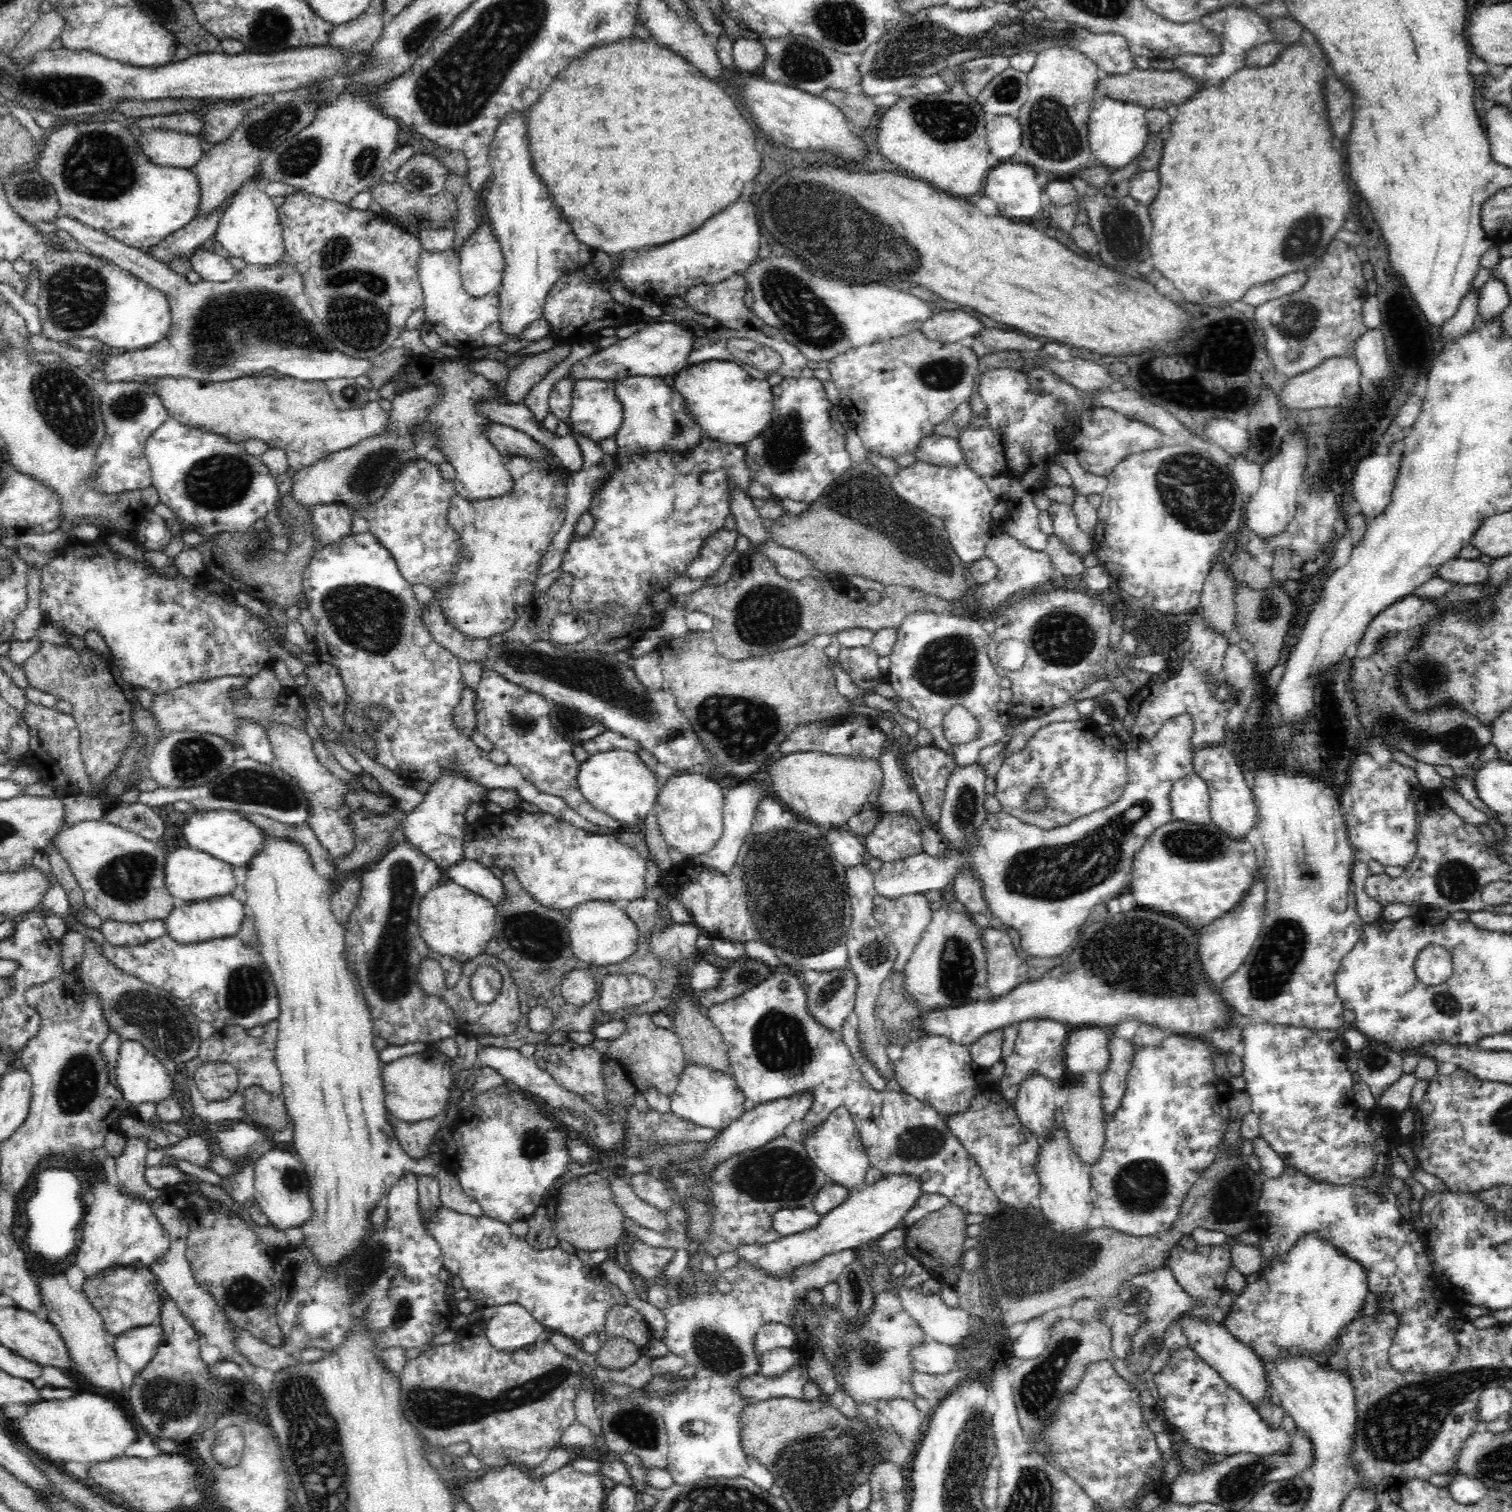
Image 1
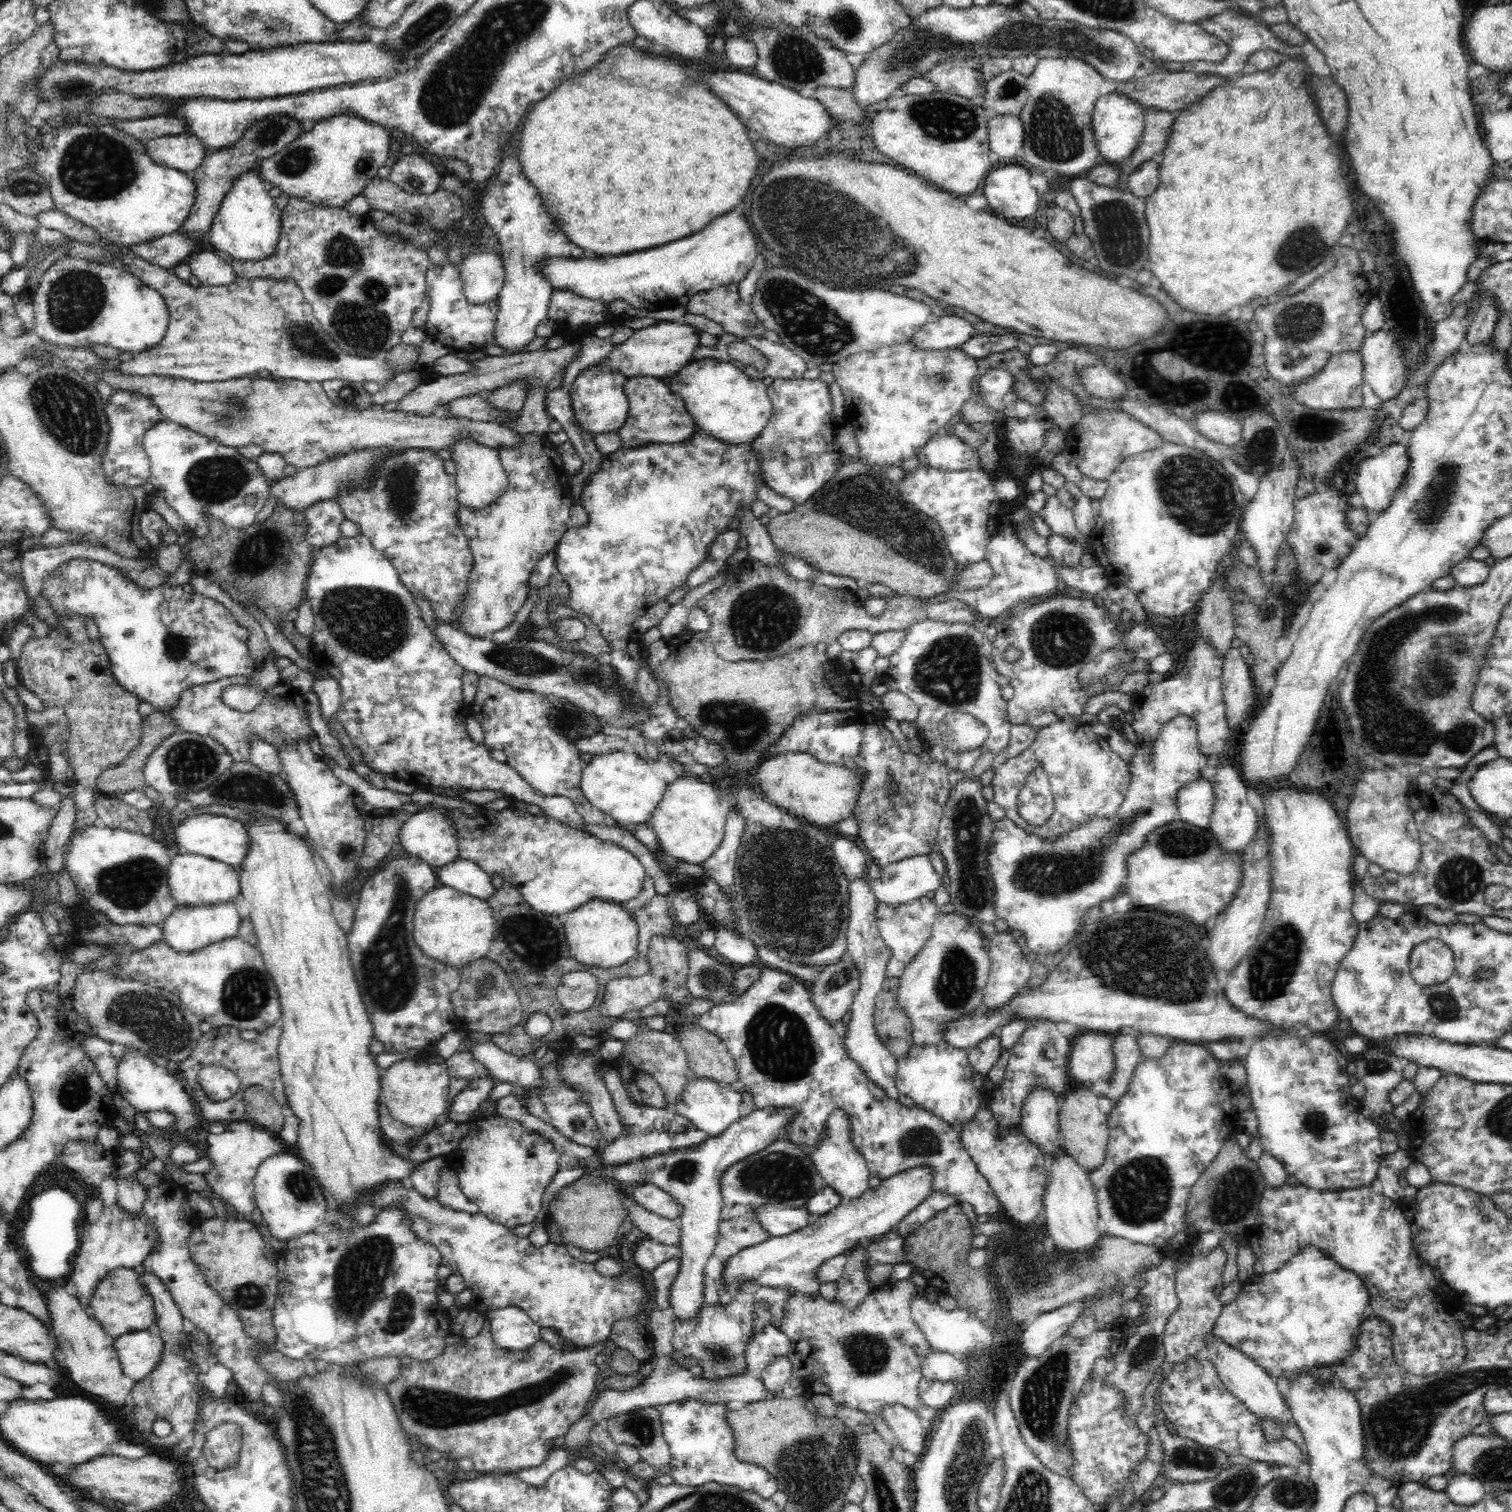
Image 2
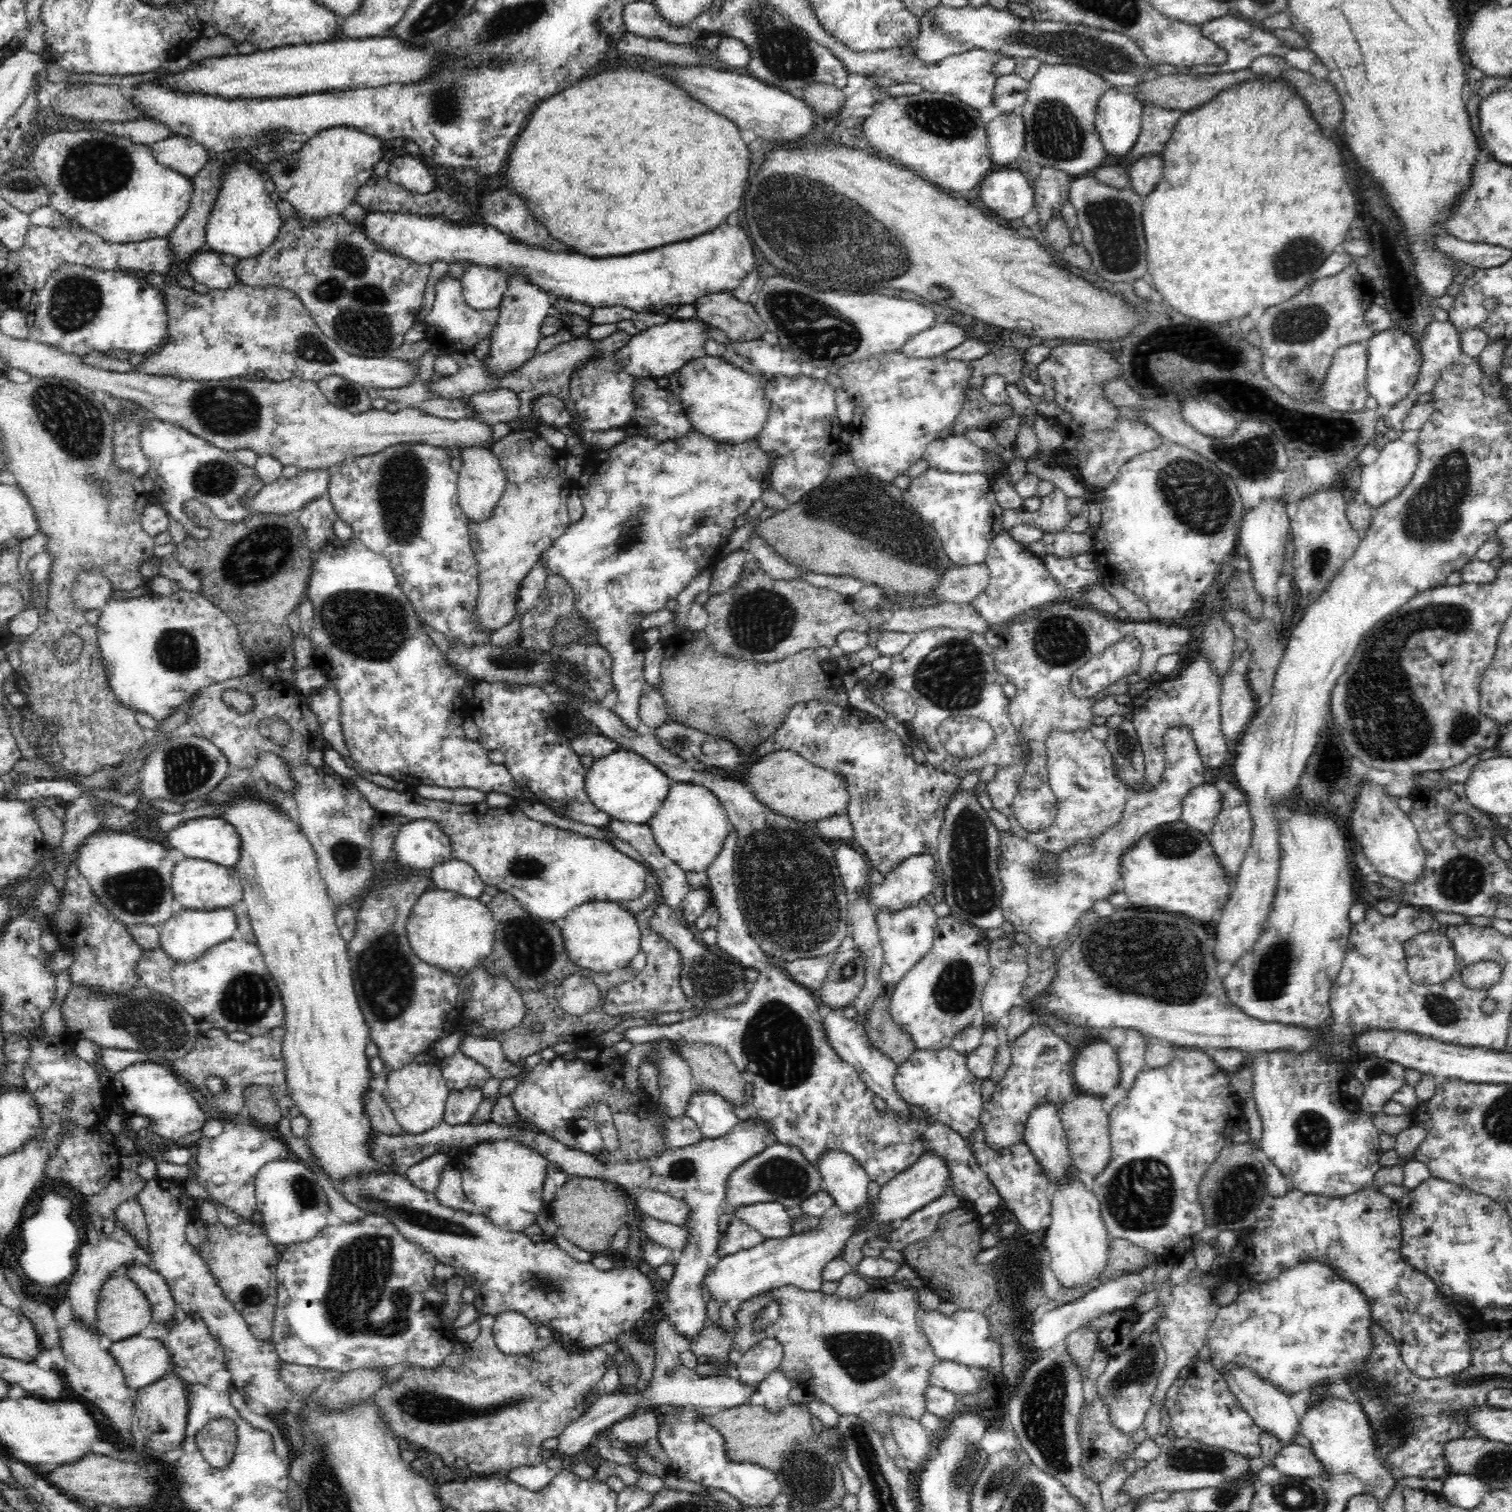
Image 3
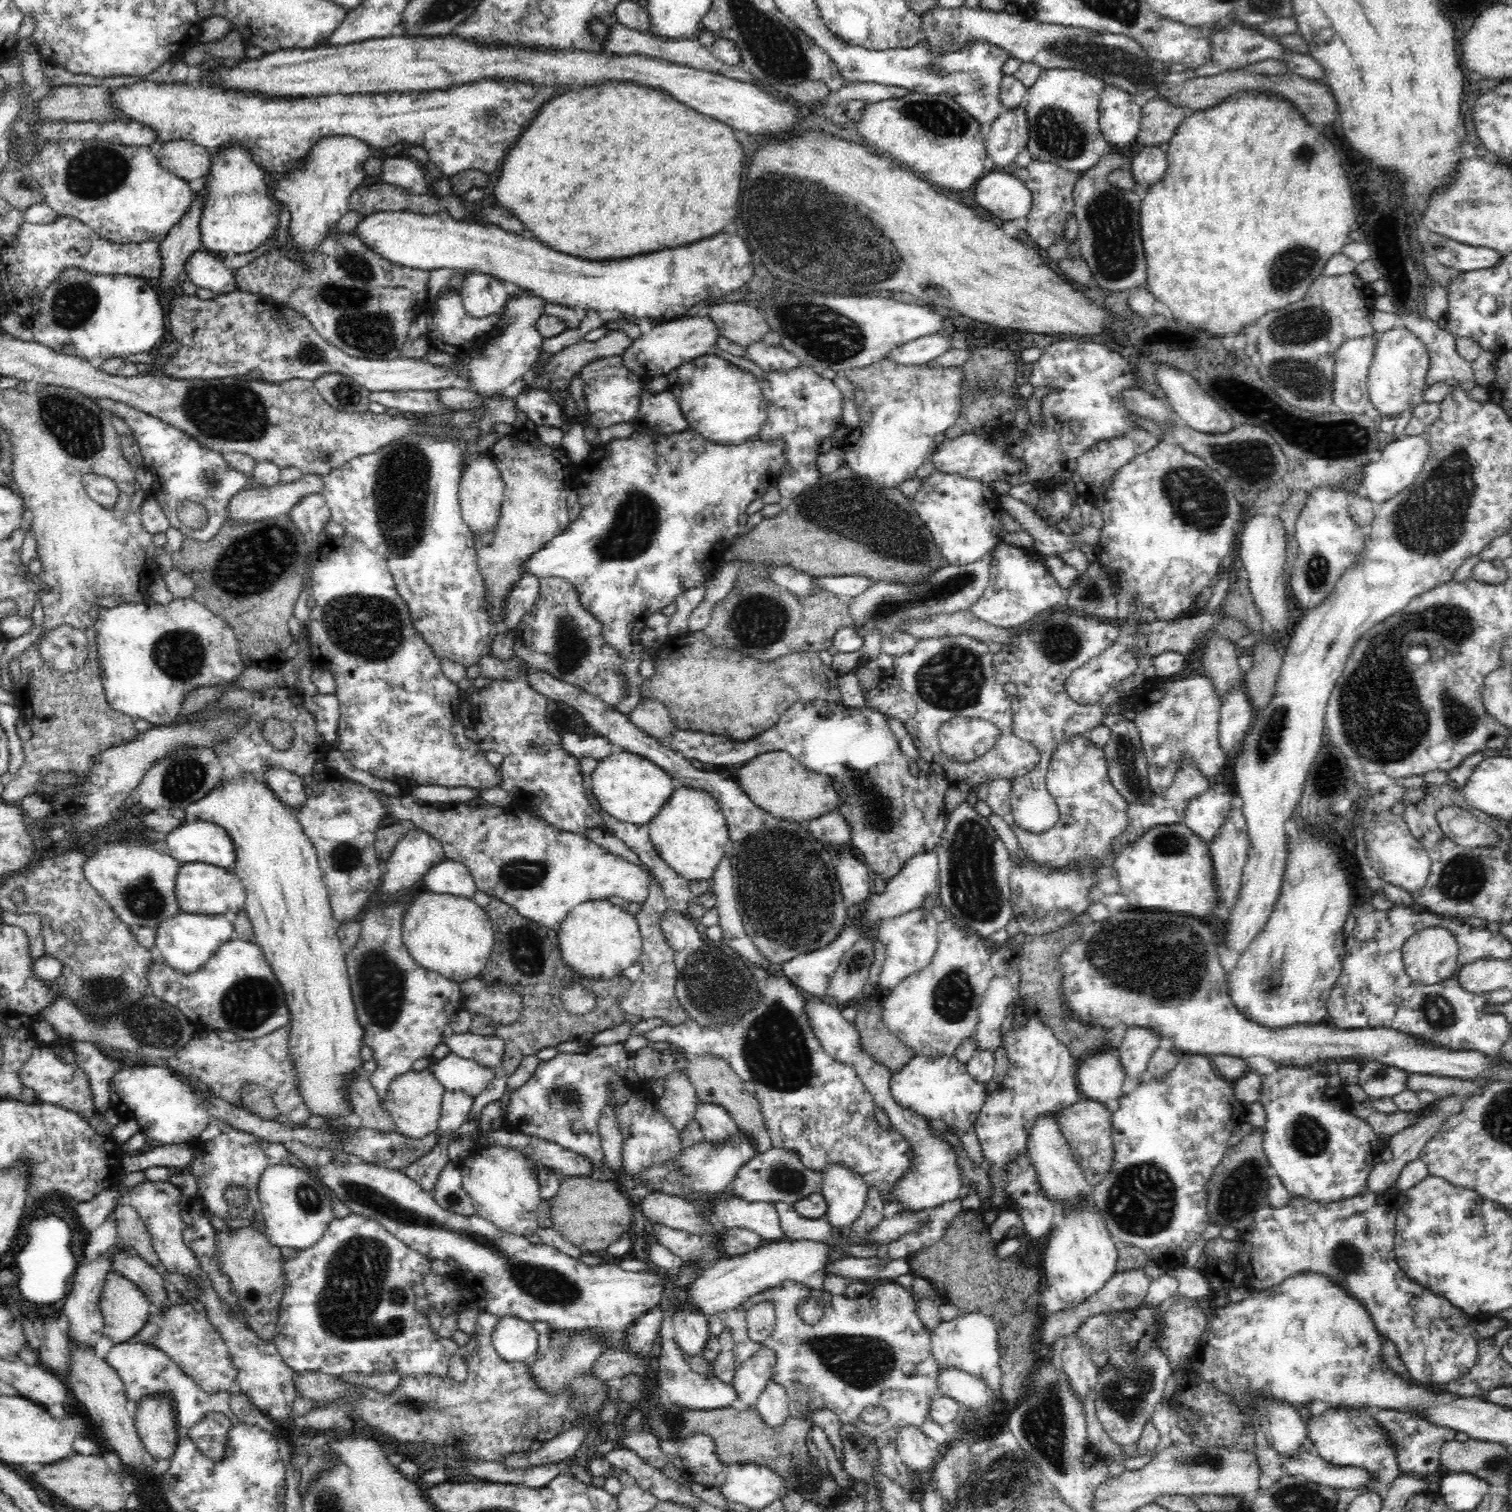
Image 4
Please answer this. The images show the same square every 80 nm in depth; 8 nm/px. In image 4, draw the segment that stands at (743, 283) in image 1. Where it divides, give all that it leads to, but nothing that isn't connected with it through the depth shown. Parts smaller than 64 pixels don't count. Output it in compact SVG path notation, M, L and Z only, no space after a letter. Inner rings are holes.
M740 302L710 306L708 316L718 327L719 335L744 349L763 341L764 336L771 332L764 312Z

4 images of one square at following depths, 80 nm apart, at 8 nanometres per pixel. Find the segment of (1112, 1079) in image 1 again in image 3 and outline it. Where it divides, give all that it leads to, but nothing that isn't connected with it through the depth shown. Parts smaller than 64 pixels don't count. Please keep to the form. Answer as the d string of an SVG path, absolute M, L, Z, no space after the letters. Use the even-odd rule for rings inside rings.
M1127 1030L1126 1040L1116 1049L1120 1065L1119 1088L1130 1090L1136 1075L1147 1067L1144 1054L1146 1037L1135 1030Z

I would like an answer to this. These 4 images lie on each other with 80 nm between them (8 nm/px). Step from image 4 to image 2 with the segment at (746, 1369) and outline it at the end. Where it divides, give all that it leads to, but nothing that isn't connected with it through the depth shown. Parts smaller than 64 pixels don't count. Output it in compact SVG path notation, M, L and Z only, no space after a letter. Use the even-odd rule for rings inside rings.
M766 1326L762 1332L754 1334L745 1350L748 1372L746 1375L759 1377L766 1366L772 1362L772 1358L787 1356L790 1352L791 1340L781 1328Z

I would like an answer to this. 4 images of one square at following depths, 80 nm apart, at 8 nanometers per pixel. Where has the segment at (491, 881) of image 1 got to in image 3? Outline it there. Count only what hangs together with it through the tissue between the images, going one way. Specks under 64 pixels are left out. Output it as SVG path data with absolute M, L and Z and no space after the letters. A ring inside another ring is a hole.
M452 858L431 869L432 882L437 890L455 891L466 898L474 899L484 895L487 884L471 863Z

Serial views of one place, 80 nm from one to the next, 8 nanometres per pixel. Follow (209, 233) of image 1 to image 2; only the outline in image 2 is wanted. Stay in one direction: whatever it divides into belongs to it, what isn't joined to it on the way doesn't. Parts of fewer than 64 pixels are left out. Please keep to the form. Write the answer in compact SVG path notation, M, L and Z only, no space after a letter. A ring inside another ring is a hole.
M178 230L150 242L127 247L120 246L119 250L131 250L132 254L139 254L139 257L146 262L173 270L178 263L187 261L190 255L200 250L199 245Z

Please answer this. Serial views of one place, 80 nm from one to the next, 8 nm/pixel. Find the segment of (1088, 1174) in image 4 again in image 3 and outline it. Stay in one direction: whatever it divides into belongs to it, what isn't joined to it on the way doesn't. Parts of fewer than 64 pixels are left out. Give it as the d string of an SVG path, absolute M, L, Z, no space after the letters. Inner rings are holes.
M1080 1093L1059 1107L1059 1115L1064 1127L1069 1156L1072 1157L1074 1166L1091 1180L1108 1166L1111 1154L1109 1114L1102 1109L1102 1098Z

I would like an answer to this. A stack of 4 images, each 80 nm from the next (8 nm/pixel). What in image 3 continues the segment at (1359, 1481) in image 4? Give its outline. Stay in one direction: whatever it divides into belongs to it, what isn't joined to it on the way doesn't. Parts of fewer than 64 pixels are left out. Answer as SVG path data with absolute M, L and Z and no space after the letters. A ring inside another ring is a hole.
M1295 1442L1282 1443L1280 1450L1271 1458L1273 1466L1284 1474L1302 1478L1321 1478L1325 1481L1325 1470L1317 1464L1311 1448L1305 1448Z

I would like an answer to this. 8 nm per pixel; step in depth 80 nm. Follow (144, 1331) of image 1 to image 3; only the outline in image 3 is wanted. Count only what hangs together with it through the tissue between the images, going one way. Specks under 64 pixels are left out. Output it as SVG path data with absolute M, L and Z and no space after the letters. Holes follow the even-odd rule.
M140 1335L113 1342L109 1349L122 1369L126 1386L134 1393L158 1380L171 1362L171 1355L162 1342Z

